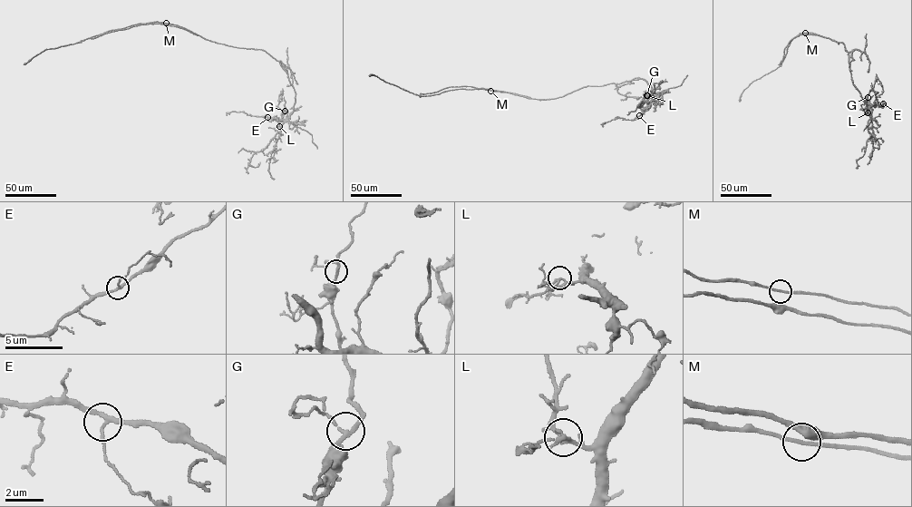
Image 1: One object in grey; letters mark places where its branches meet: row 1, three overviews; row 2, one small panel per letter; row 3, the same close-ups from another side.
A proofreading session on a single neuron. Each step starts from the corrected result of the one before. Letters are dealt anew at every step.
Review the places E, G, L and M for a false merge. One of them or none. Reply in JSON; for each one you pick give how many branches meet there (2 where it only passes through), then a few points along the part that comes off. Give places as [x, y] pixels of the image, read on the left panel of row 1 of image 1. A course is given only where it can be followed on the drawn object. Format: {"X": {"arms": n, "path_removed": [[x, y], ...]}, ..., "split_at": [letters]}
{"split_at": []}

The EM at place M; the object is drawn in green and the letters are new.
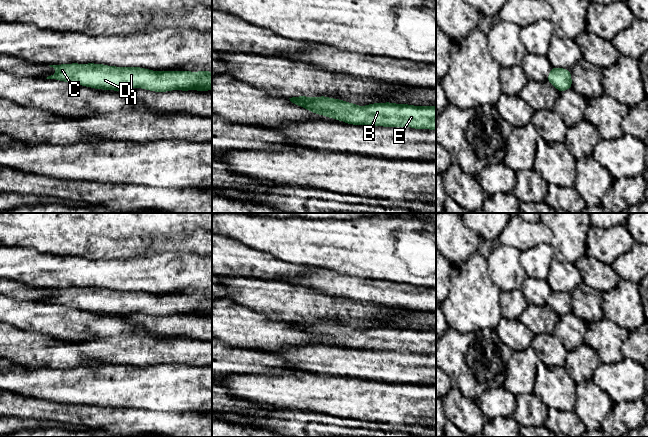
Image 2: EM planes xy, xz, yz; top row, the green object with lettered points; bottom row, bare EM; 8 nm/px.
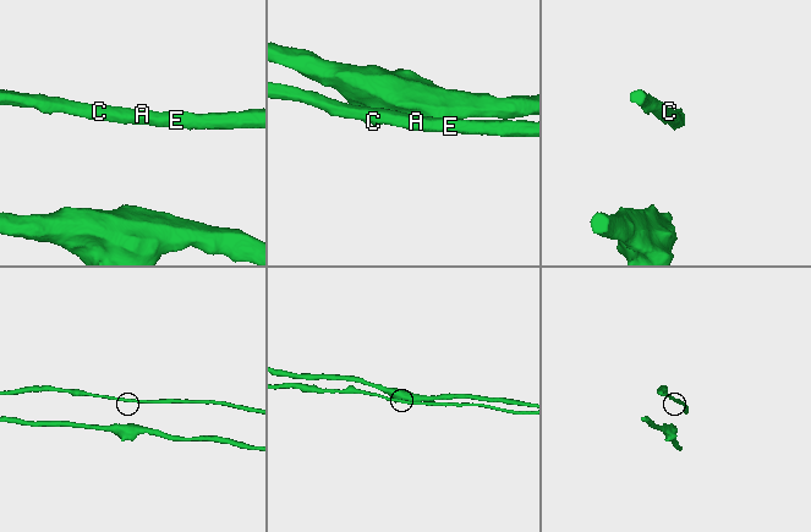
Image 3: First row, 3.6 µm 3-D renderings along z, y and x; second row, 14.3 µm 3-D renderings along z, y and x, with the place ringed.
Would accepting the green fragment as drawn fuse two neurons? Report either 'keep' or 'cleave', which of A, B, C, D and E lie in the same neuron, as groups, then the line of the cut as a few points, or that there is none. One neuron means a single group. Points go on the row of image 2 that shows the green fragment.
keep; groups A B C D E; cut none

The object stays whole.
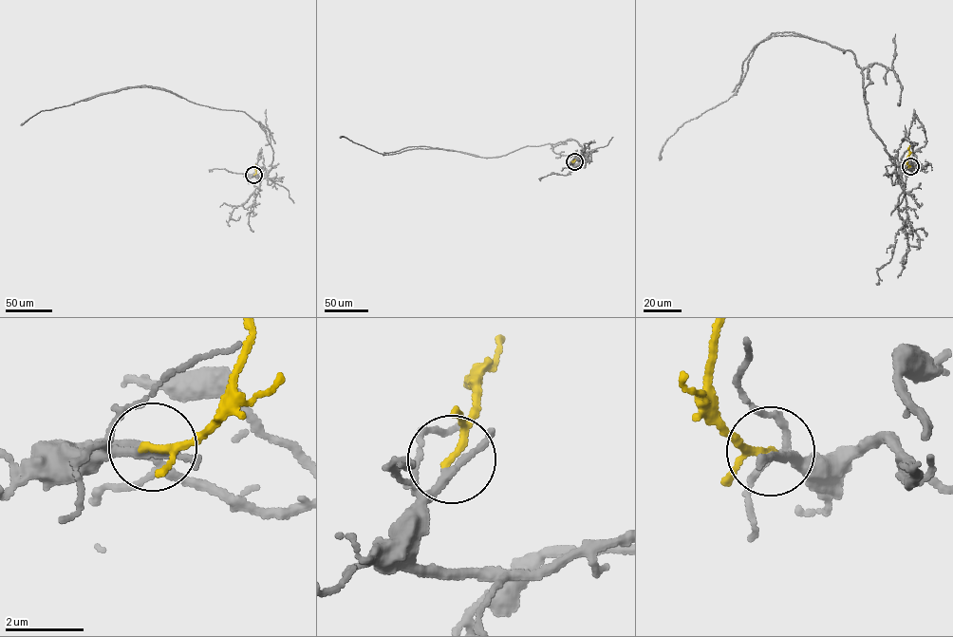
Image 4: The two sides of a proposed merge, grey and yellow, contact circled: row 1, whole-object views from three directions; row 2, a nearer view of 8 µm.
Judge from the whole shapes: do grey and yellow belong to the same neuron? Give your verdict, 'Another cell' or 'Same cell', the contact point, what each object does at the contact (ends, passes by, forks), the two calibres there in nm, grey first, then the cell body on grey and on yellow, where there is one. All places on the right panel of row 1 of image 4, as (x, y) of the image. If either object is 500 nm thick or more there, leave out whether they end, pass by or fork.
Same cell. Place: (910, 166). At the ring grey ends. At the ring yellow passes by. Thickness 240 nm (grey) against 150 nm. Soma of grey: none. Soma of yellow: none

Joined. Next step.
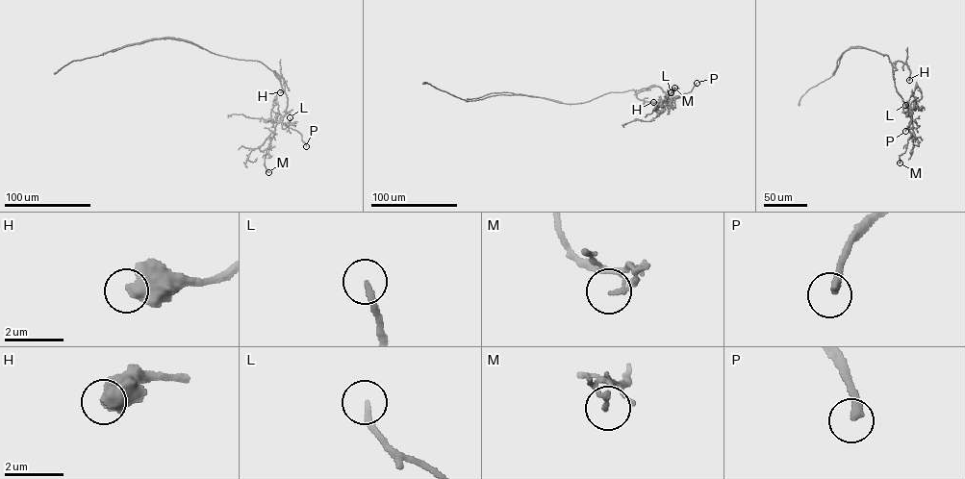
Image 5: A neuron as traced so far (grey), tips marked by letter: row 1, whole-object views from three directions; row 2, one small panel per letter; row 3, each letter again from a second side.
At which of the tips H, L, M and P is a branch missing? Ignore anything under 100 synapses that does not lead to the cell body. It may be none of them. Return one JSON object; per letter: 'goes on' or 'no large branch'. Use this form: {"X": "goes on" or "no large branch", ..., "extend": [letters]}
{"H": "no large branch", "L": "no large branch", "M": "no large branch", "P": "goes on", "extend": ["P"]}

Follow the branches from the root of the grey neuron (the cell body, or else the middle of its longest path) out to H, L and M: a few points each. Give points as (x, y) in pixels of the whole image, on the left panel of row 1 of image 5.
H: (212, 52), (261, 62), (283, 78), (285, 89), (280, 92)
L: (212, 52), (259, 61), (273, 70), (287, 98), (281, 120), (283, 129), (290, 117)
M: (212, 52), (261, 62), (280, 81), (287, 105), (266, 148), (264, 164), (268, 172)

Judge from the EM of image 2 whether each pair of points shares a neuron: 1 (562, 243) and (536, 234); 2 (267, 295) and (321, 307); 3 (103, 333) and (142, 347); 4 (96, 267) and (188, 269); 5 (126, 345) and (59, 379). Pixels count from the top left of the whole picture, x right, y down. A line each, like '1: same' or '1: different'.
1: different
2: same
3: different
4: same
5: different

